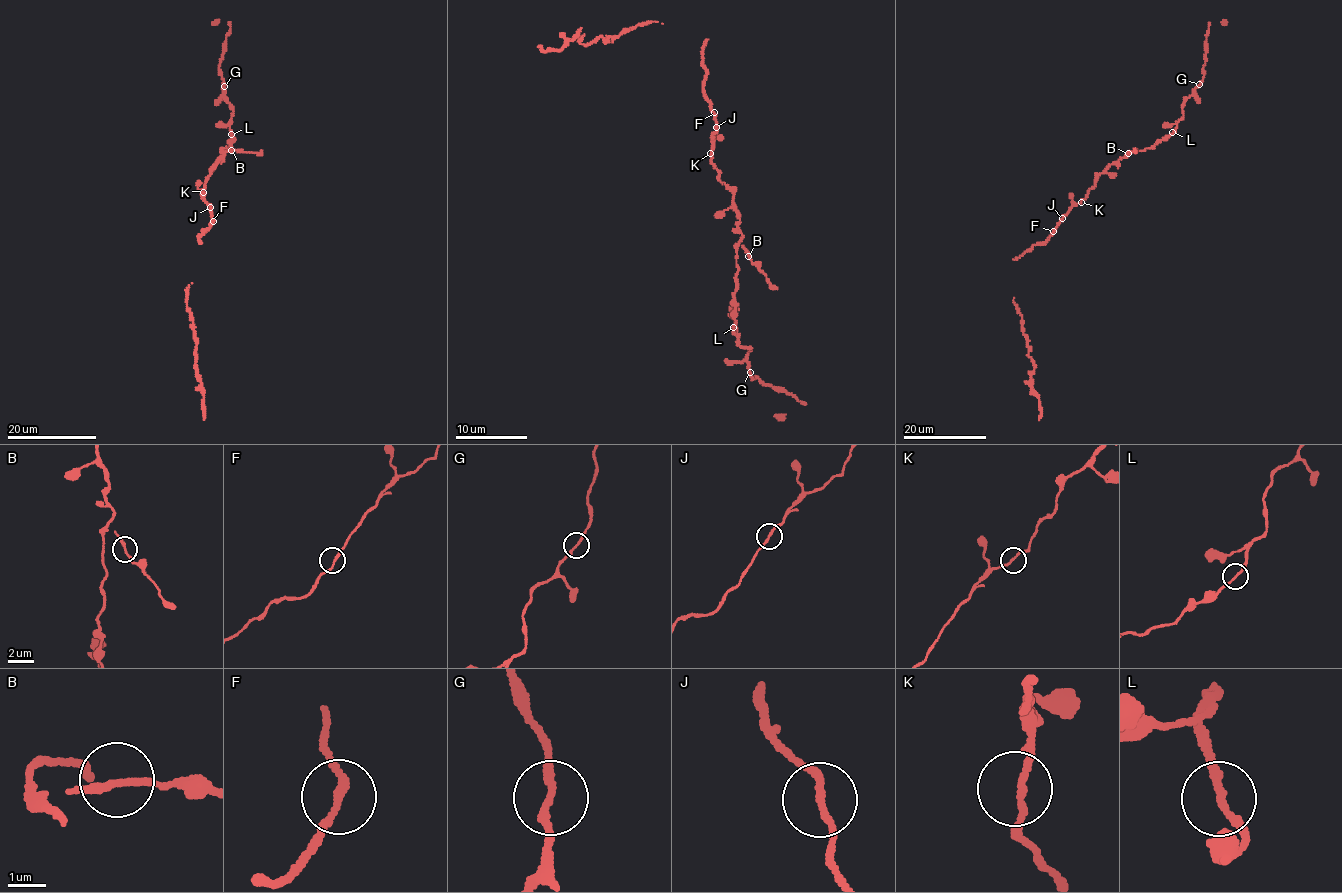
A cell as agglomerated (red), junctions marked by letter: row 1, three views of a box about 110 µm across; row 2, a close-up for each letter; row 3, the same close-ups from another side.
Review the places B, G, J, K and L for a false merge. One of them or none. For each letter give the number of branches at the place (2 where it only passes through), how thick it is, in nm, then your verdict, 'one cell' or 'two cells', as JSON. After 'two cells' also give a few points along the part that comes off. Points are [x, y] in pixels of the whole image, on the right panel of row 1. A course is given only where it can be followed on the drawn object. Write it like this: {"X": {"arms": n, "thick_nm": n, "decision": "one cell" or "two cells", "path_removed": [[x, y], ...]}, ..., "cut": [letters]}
{"B": {"arms": 2, "thick_nm": 170, "decision": "one cell"}, "G": {"arms": 2, "thick_nm": 180, "decision": "one cell"}, "J": {"arms": 2, "thick_nm": 170, "decision": "one cell"}, "K": {"arms": 2, "thick_nm": 160, "decision": "one cell"}, "L": {"arms": 2, "thick_nm": 170, "decision": "one cell"}, "cut": []}

